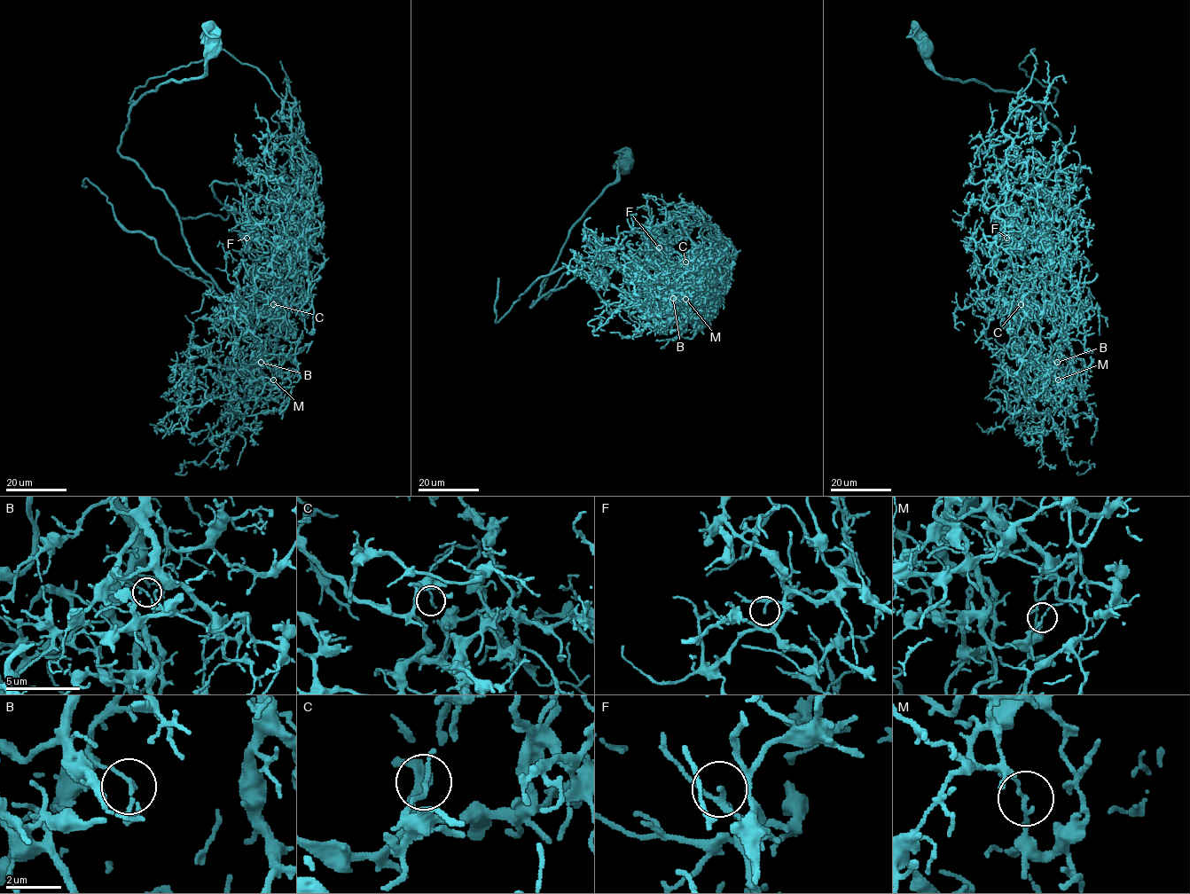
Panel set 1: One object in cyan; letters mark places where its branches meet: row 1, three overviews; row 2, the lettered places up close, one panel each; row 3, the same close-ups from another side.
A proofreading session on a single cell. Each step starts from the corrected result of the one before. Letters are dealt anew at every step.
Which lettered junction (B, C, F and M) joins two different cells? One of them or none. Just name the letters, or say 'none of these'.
M

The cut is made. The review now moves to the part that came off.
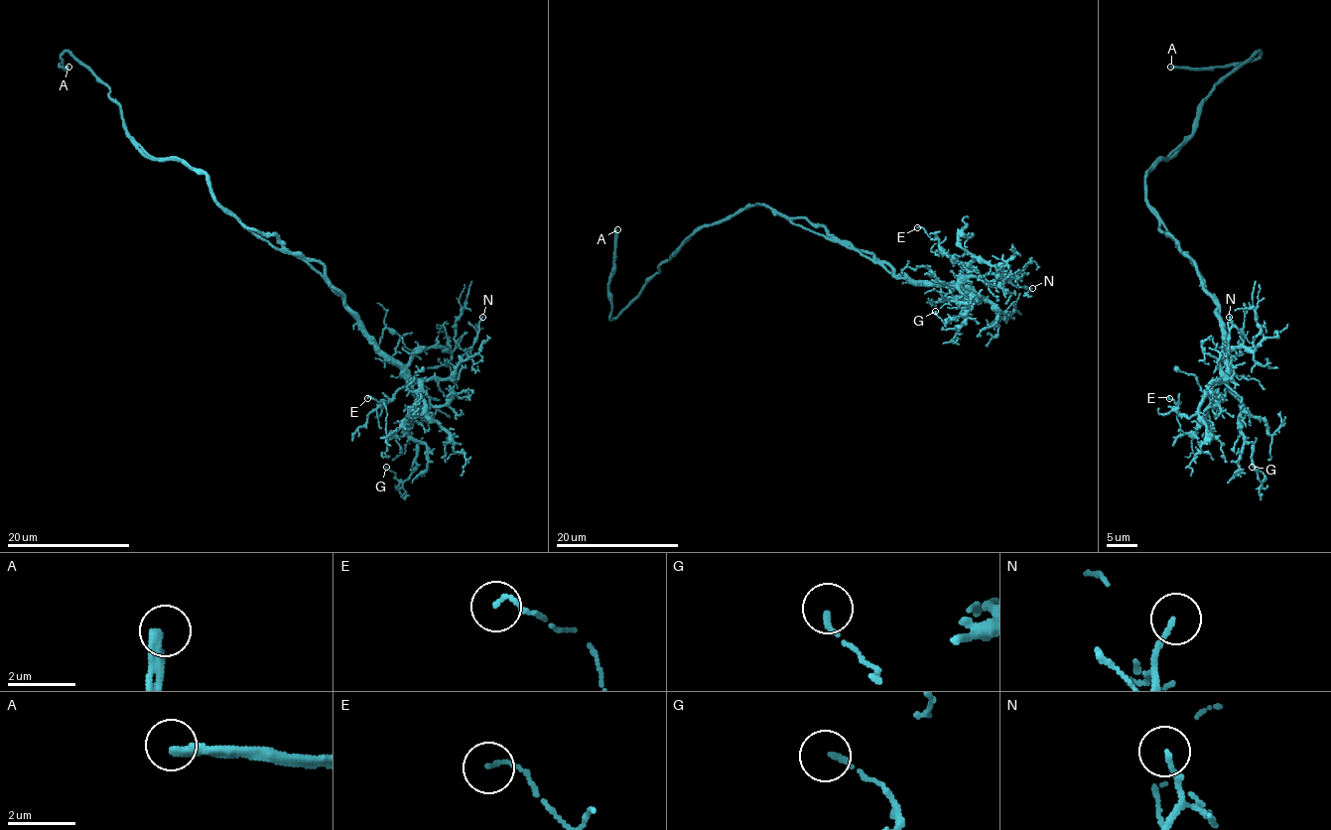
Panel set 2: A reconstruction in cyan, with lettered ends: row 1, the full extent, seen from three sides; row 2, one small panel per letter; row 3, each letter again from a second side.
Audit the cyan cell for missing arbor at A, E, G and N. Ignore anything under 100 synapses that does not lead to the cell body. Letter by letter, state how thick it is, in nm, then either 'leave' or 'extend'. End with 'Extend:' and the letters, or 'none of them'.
A: 280 nm | extend
E: 110 nm | leave
G: 160 nm | leave
N: 150 nm | leave
Extend: A

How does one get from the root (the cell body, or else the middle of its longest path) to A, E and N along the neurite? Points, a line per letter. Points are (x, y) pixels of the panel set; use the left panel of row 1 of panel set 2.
A: (245, 227), (215, 200), (203, 174), (150, 157), (127, 132), (110, 89), (66, 51), (59, 65), (68, 67)
E: (245, 227), (297, 252), (343, 298), (369, 338), (420, 382), (409, 418), (389, 435), (386, 407), (367, 398)
N: (245, 227), (279, 249), (297, 252), (343, 298), (369, 338), (414, 379), (446, 379), (471, 347), (482, 317)

